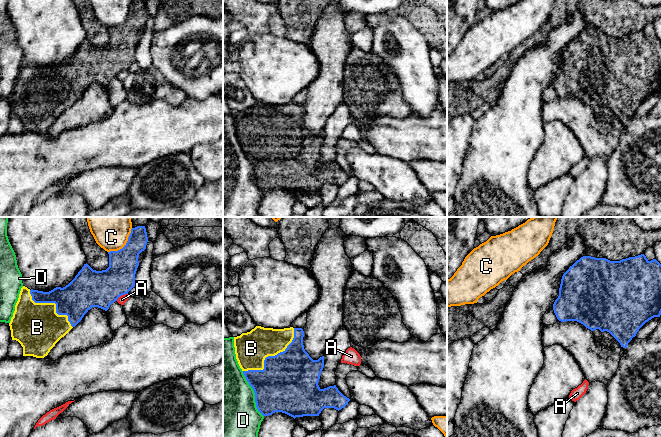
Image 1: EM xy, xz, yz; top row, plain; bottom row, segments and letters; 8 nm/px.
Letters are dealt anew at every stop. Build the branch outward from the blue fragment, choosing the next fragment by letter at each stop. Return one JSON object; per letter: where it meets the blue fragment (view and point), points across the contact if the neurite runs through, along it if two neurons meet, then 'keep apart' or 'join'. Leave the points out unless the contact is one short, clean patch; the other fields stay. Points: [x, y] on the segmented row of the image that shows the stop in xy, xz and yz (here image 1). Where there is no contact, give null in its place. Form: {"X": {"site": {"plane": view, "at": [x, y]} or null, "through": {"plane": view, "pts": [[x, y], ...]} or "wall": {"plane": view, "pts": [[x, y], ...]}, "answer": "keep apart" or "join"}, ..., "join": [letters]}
{"A": {"site": {"plane": "xy", "at": [121, 295]}, "answer": "keep apart"}, "B": {"site": {"plane": "xz", "at": [270, 356]}, "answer": "join"}, "C": {"site": {"plane": "xy", "at": [125, 245]}, "wall": {"plane": "xy", "pts": [[132, 228], [127, 242], [121, 248], [108, 252]]}, "answer": "keep apart"}, "D": {"site": {"plane": "xz", "at": [255, 394]}, "answer": "keep apart"}, "join": ["B"]}

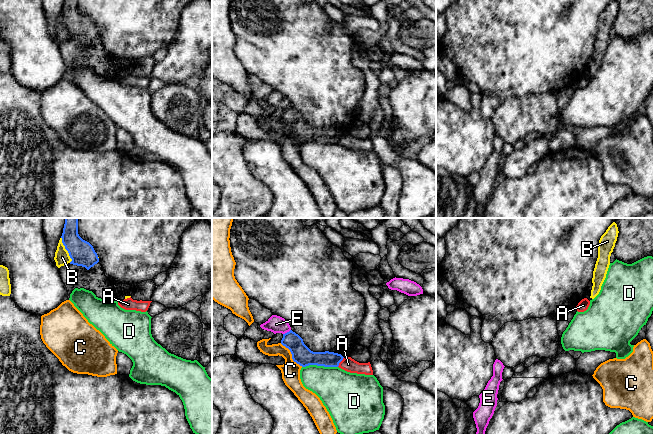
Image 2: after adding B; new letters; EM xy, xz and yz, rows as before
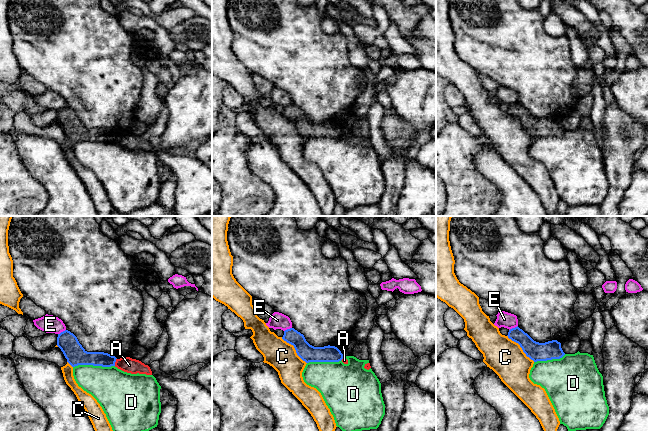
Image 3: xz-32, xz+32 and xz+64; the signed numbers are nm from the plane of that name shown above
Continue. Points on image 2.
{"A": {"site": {"plane": "xz", "at": [340, 361]}, "wall": {"plane": "xz", "pts": [[343, 357], [337, 366]]}, "answer": "keep apart"}, "B": {"site": {"plane": "xy", "at": [66, 249]}, "wall": {"plane": "xy", "pts": [[61, 237], [61, 242], [71, 259], [70, 262]]}, "answer": "keep apart"}, "C": {"site": {"plane": "xz", "at": [292, 355]}, "answer": "keep apart"}, "D": {"site": {"plane": "xz", "at": [319, 365]}, "answer": "keep apart"}, "E": {"site": {"plane": "xz", "at": [287, 332]}, "answer": "keep apart"}, "join": []}

